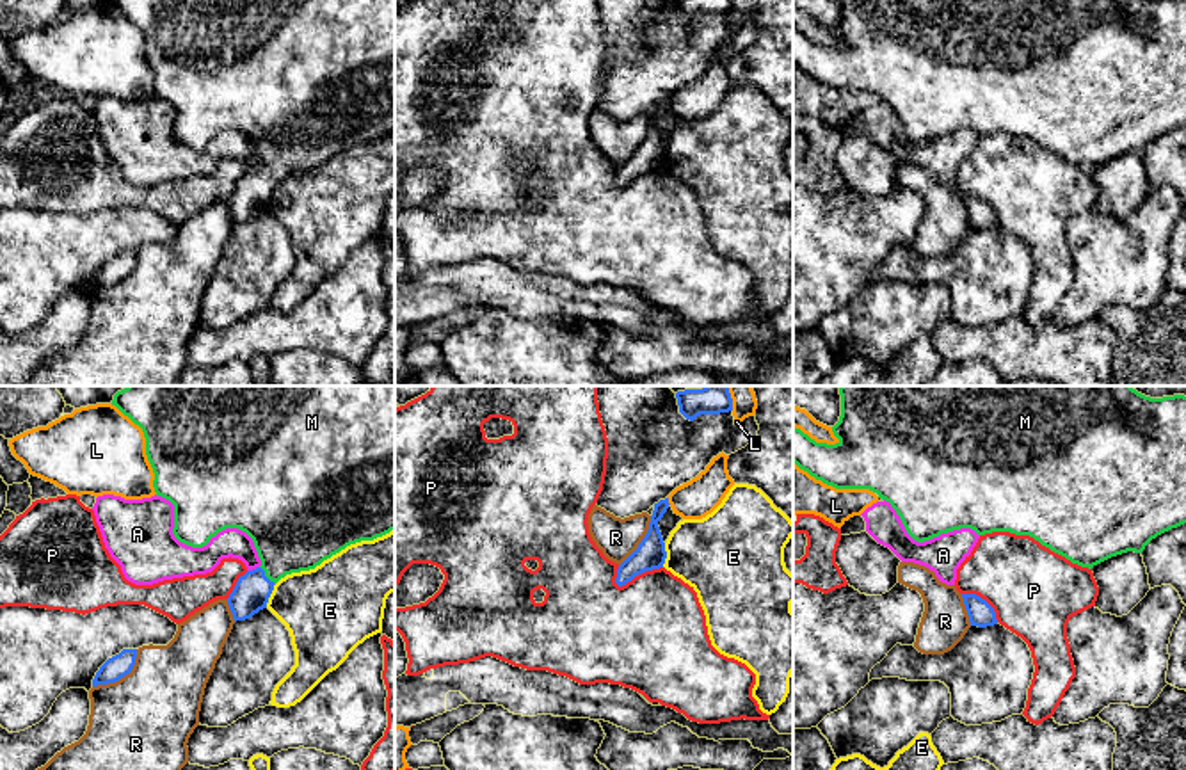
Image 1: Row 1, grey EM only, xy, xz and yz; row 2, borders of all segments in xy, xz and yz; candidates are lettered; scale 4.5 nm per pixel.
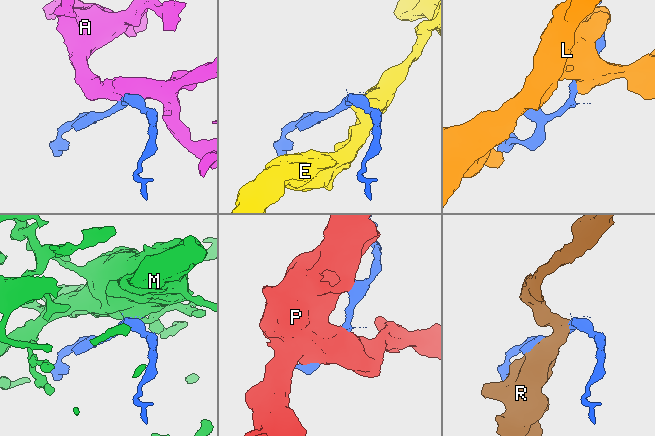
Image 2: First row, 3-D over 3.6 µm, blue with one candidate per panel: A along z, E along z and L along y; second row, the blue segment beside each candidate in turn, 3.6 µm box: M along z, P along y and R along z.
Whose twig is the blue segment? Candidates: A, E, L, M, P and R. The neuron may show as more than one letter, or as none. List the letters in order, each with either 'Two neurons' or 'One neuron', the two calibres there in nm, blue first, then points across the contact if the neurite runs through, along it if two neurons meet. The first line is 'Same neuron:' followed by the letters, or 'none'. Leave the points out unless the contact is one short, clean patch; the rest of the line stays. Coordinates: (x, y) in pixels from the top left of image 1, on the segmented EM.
Same neuron: M
A: Two neurons. Thickness 160 nm (blue) against 130 nm
E: Two neurons. Thickness 160 nm (blue) against 360 nm. Boundary: xy (276, 584), (265, 607)
L: Two neurons. Thickness 130 nm (blue) against 180 nm
M: One neuron. Thickness 160 nm (blue) against 380 nm. Path across: xy (251, 593), (264, 575), (278, 561), (294, 529)
P: Two neurons. Thickness 130 nm (blue) against 460 nm
R: Two neurons. Thickness 110 nm (blue) against 440 nm

